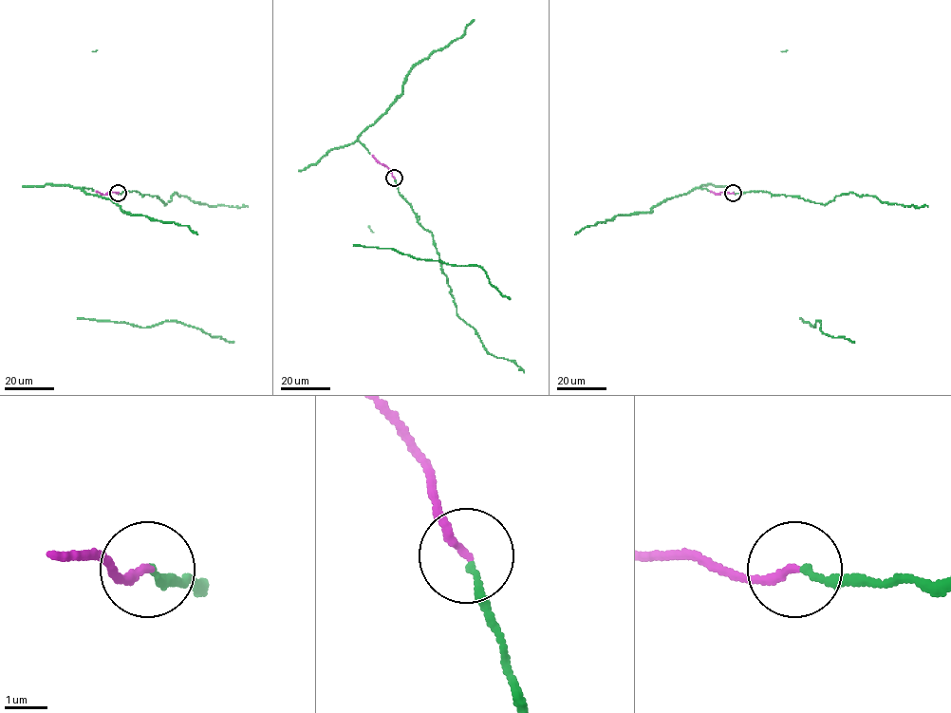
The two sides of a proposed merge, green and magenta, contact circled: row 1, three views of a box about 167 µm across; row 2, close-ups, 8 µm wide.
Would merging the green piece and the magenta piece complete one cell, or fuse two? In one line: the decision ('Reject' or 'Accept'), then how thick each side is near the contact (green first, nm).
Accept. Thickness 170 nm (green) against 190 nm

